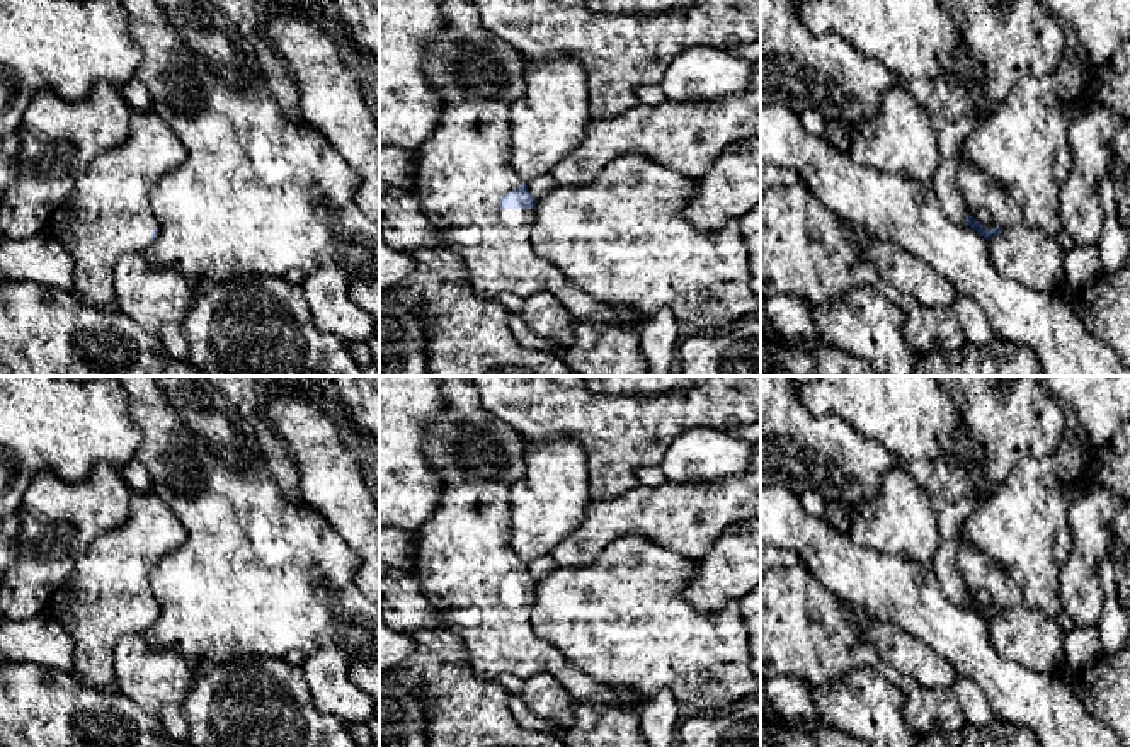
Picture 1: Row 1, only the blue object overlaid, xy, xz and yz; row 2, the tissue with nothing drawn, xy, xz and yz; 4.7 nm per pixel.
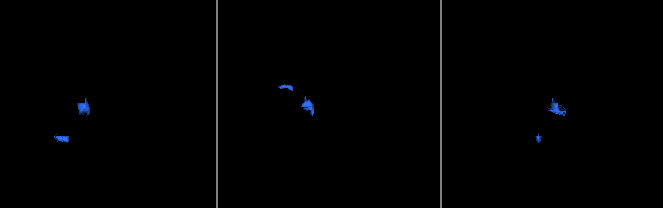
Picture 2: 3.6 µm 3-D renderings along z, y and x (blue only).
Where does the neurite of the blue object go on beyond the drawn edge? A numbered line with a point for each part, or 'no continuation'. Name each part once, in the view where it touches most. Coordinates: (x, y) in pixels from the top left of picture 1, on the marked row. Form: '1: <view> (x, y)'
1: xz (463, 171)

